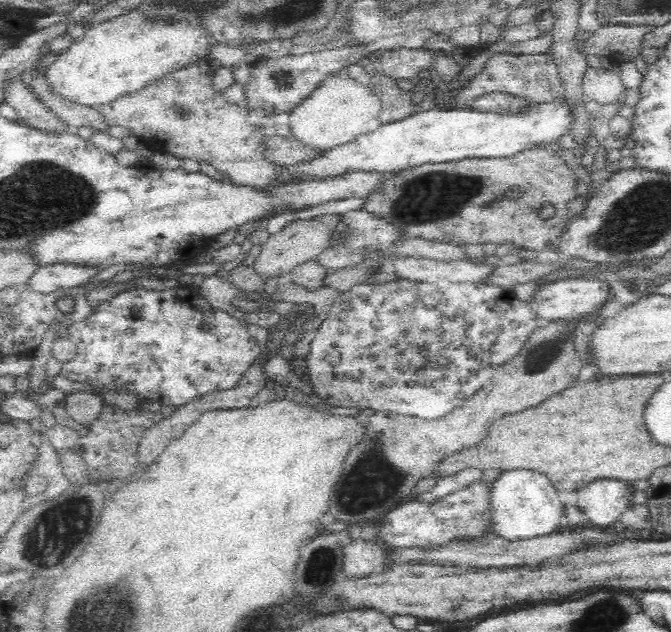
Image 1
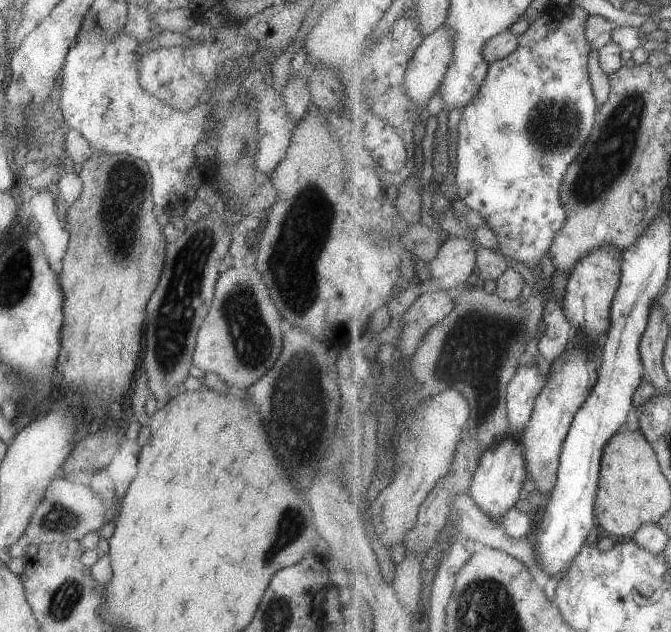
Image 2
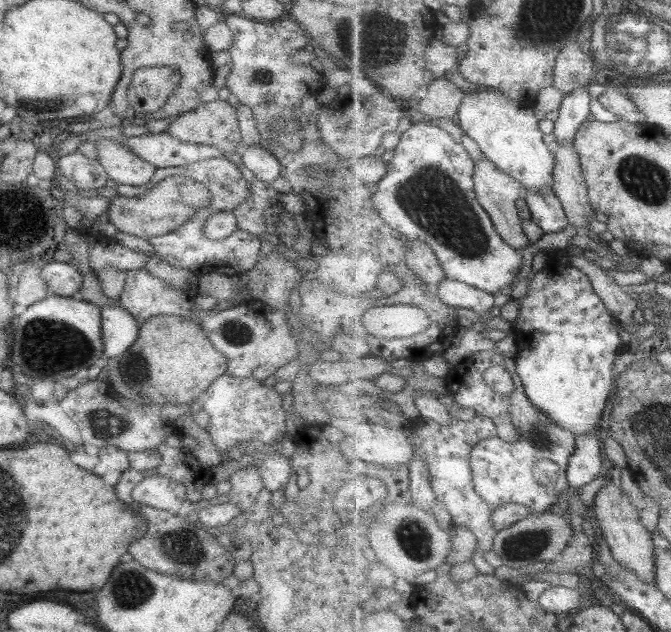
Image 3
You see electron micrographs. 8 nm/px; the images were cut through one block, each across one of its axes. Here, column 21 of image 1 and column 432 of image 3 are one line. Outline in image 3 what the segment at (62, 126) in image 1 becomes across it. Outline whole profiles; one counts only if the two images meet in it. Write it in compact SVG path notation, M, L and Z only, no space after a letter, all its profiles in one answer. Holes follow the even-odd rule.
M448 76L436 79L414 108L416 116L430 115L433 123L441 118L457 119L467 93Z

